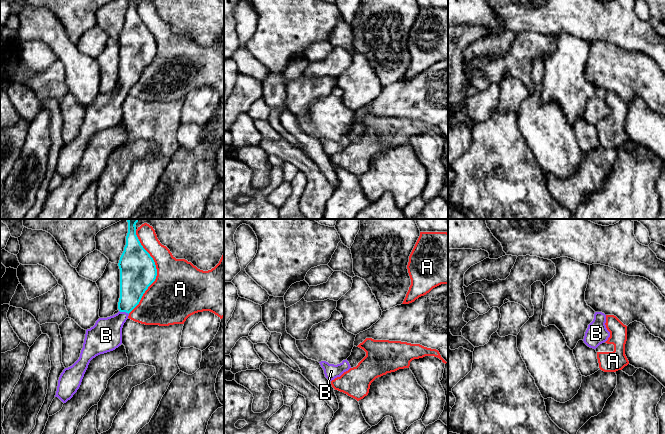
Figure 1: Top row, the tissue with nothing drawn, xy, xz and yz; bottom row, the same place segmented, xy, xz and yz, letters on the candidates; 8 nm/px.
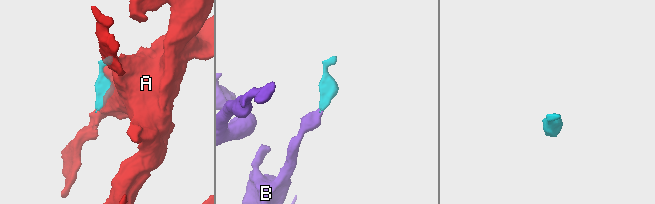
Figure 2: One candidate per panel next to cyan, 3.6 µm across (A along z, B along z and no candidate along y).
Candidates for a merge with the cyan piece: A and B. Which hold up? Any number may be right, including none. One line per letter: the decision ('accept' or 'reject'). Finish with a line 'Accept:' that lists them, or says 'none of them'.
A: reject
B: accept
Accept: B

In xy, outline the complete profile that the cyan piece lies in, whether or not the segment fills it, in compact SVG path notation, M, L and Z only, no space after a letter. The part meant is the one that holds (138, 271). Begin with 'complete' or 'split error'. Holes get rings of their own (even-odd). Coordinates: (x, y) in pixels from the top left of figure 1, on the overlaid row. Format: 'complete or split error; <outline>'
split error; M139 219L127 220L128 233L126 236L126 245L118 263L120 269L119 312L107 318L99 318L93 327L86 330L79 359L72 366L65 368L58 380L55 397L58 397L63 403L70 400L79 389L90 361L100 354L115 350L122 344L122 328L128 319L129 313L139 304L145 291L156 279L157 269L155 262L150 254L143 248L136 235L135 225L138 220Z

